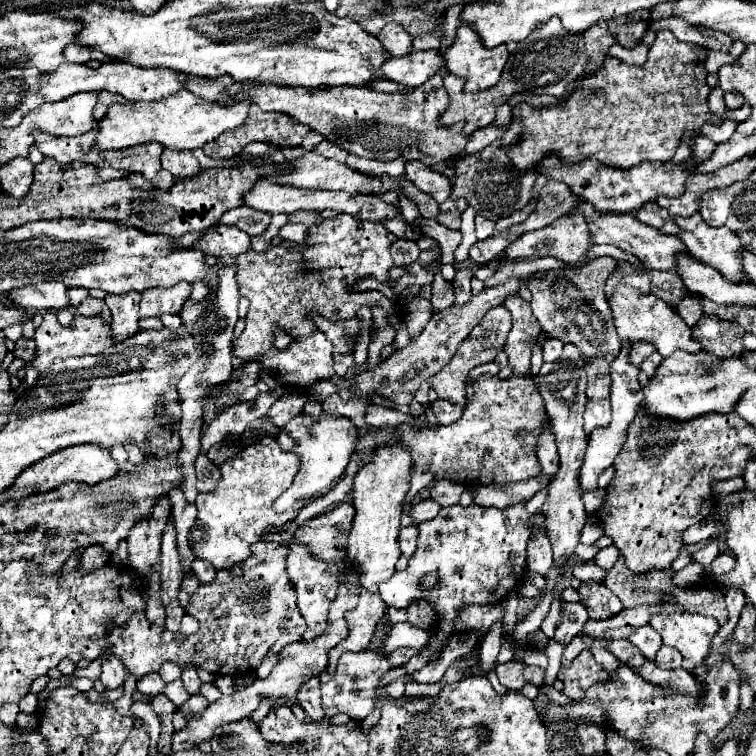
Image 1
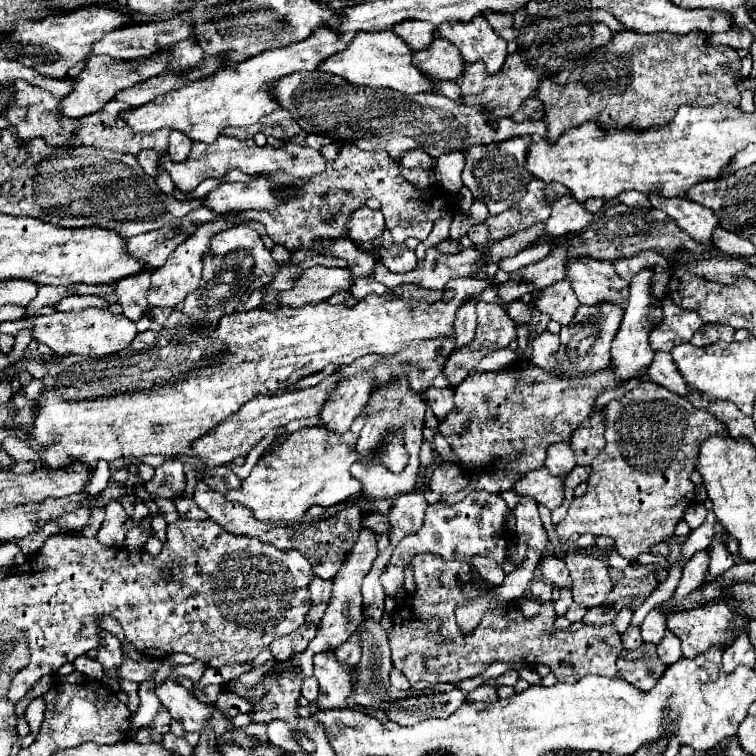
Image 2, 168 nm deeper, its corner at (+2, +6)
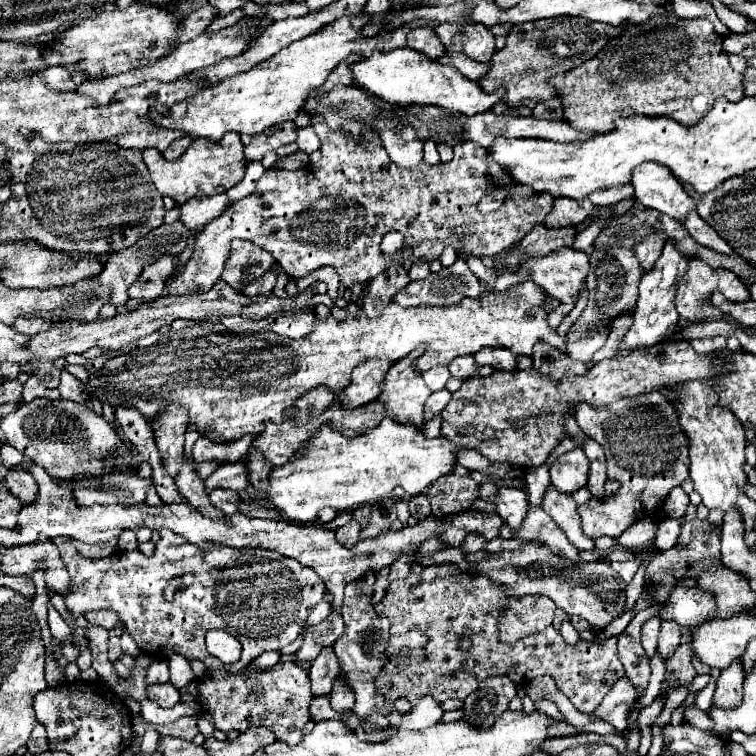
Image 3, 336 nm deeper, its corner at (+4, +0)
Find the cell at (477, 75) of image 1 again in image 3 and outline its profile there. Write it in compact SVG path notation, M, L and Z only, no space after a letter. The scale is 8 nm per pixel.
M440 24L434 32L448 52L462 52L476 62L490 62L496 52L494 36L484 24L476 24L476 28L468 28L468 32L460 32L456 24Z

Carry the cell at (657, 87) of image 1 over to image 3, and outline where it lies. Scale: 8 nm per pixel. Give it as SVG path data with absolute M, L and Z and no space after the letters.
M674 12L628 26L592 60L562 76L554 76L550 82L558 88L564 102L564 120L576 130L594 130L598 134L608 134L614 130L616 118L626 118L632 114L670 116L684 126L694 126L704 118L704 112L712 108L718 96L726 96L728 100L740 100L740 96L744 96L742 74L732 70L728 64L728 54L722 50L722 36L716 34L712 22L704 18L678 18Z

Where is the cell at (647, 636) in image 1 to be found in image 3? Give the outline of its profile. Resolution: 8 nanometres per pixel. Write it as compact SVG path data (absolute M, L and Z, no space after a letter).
M650 618L642 626L642 646L648 656L656 654L656 640L658 640L658 632L660 632L660 622L662 622L660 618Z

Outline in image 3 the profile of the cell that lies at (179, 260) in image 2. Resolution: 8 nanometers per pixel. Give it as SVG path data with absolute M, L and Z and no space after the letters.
M322 116L312 118L312 128L316 130L321 142L320 160L316 164L308 164L298 170L268 168L260 178L254 194L230 204L224 216L218 216L216 220L204 226L204 230L196 238L196 248L192 252L192 258L188 260L186 270L166 286L169 295L208 292L220 280L224 262L230 256L230 242L236 238L250 240L266 248L274 256L274 260L284 268L284 272L290 274L292 278L304 278L312 270L328 264L334 266L336 270L348 268L348 280L344 280L344 284L352 284L352 282L368 282L374 276L386 272L390 266L404 264L402 252L398 252L398 256L392 260L386 260L382 256L380 242L384 234L388 234L390 230L396 230L404 236L402 248L412 250L410 256L412 264L440 258L446 246L452 246L458 258L468 258L468 256L482 258L482 256L498 256L500 252L518 246L520 240L536 224L542 224L552 210L552 202L554 202L552 196L532 196L528 188L516 186L512 192L508 192L508 198L496 212L480 214L476 208L478 202L482 200L482 196L486 196L486 192L496 188L498 182L488 172L488 160L484 160L486 148L474 142L458 142L454 146L454 158L450 162L428 164L422 160L414 168L400 168L390 160L378 132L374 132L372 128L362 128L360 142L354 142L352 134L346 130L330 130Z

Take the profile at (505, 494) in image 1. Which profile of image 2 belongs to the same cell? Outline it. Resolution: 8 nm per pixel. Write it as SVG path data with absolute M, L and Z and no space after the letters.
M546 468L532 470L532 472L524 474L522 478L518 478L512 486L512 492L520 494L520 496L530 496L538 504L544 504L550 510L554 510L564 498L562 482L558 482L556 476L548 474Z

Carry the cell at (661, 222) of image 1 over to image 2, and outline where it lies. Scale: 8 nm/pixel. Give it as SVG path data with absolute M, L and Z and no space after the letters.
M626 192L618 198L622 204L630 206L630 208L652 208L648 202L646 194L638 194L638 192Z

